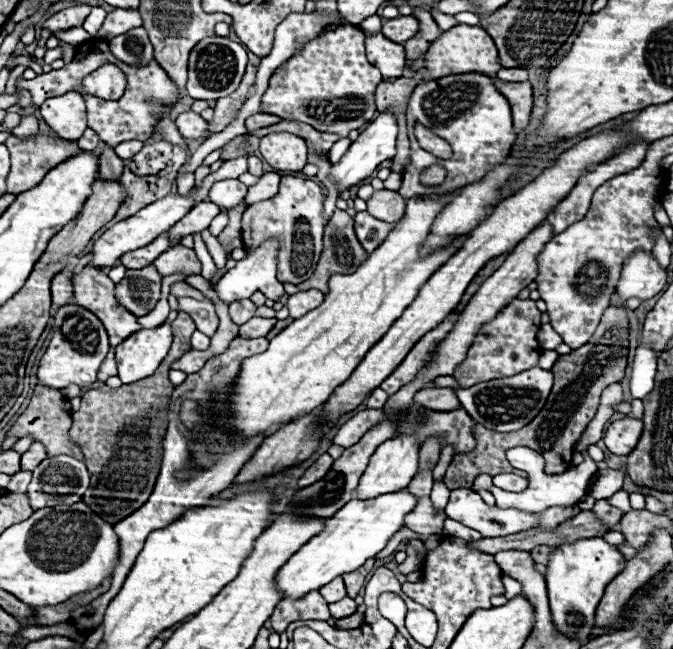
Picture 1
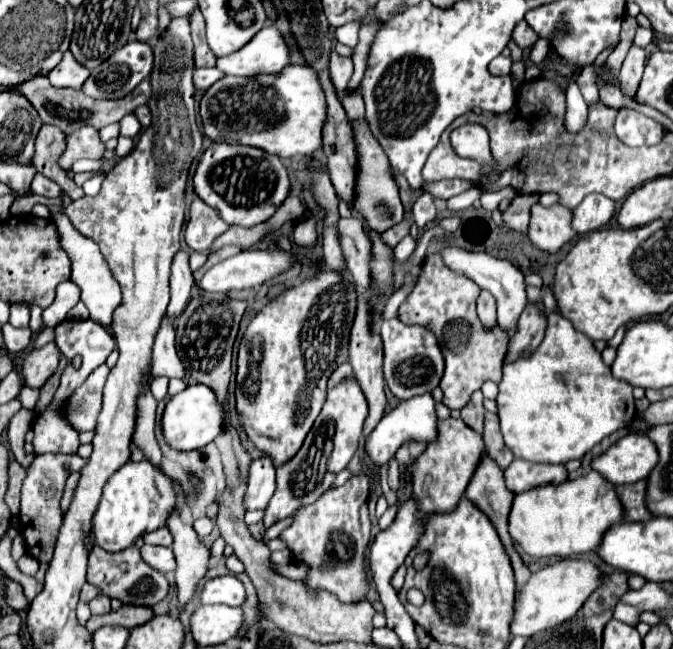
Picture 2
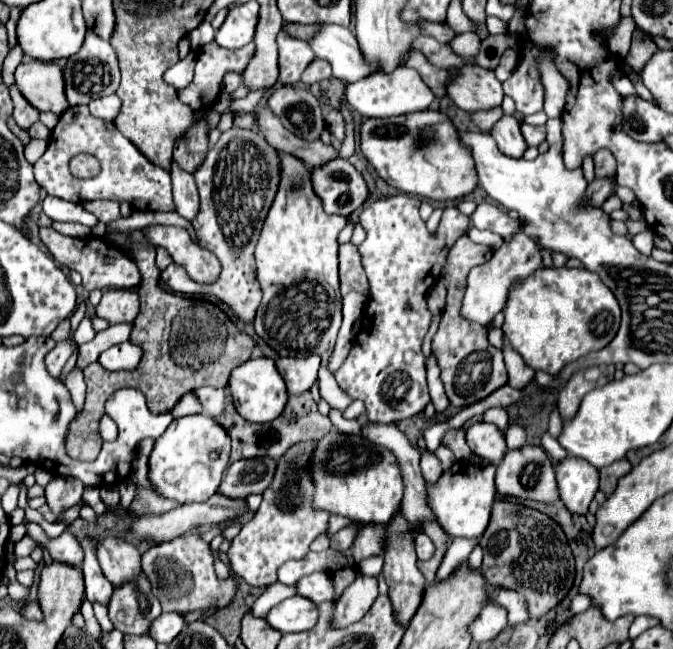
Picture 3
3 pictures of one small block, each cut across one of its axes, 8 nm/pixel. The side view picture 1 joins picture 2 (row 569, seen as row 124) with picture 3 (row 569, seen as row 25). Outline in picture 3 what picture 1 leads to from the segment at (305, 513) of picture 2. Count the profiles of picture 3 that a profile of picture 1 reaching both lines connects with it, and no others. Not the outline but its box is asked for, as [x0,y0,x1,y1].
[332,568,354,598]

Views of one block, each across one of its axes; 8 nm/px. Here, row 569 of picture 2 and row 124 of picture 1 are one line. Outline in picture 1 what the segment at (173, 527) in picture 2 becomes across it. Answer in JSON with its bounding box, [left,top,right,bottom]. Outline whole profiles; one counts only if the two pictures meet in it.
[176,112,208,140]

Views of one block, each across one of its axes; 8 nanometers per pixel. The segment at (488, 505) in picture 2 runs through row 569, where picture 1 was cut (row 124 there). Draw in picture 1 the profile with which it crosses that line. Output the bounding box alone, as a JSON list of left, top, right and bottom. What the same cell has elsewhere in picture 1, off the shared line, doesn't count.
[494,82,532,132]

